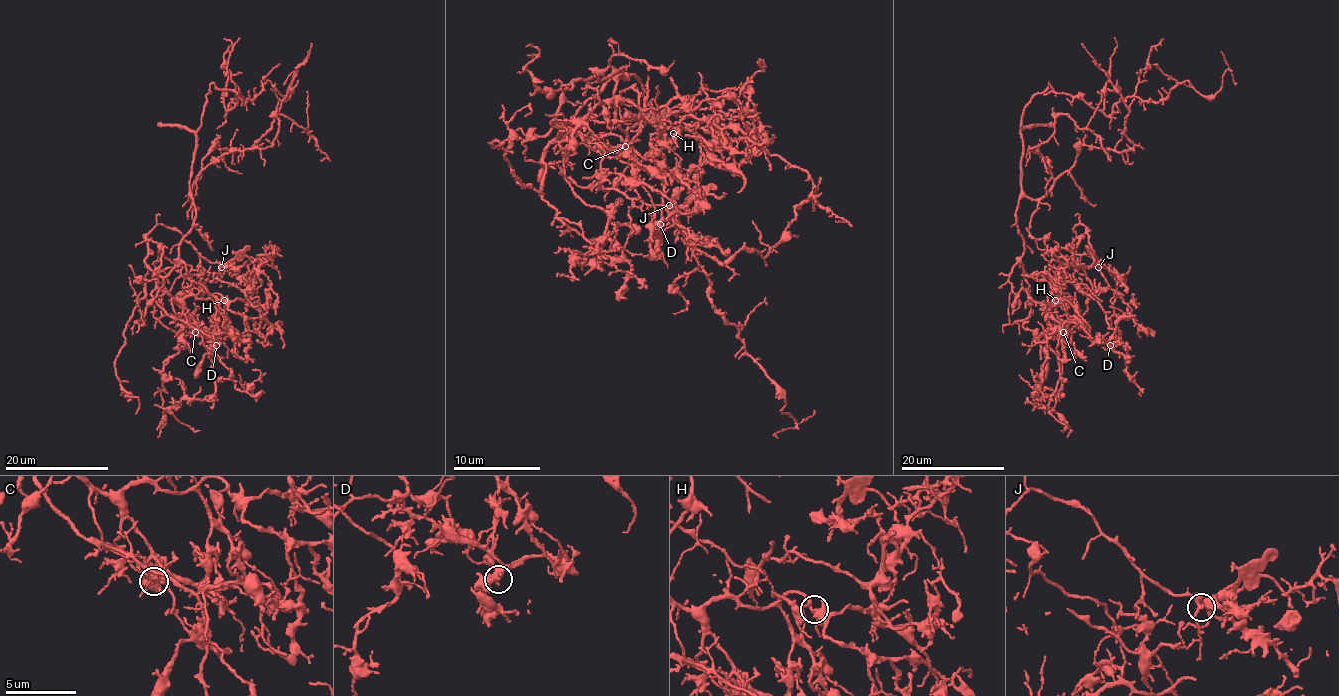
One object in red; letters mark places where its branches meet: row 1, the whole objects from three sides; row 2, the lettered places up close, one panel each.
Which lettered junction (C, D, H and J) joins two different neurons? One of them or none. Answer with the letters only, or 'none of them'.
C

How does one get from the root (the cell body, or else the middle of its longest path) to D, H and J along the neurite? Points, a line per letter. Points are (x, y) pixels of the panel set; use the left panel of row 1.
D: (191, 175), (194, 224), (176, 266), (152, 277), (182, 305), (182, 319), (225, 338), (216, 345)
H: (191, 175), (194, 224), (180, 245), (176, 266), (165, 276), (152, 277), (176, 298), (217, 293), (224, 300)
J: (191, 175), (194, 224), (176, 266), (154, 274), (161, 248), (173, 263), (197, 270), (204, 257), (221, 267)

